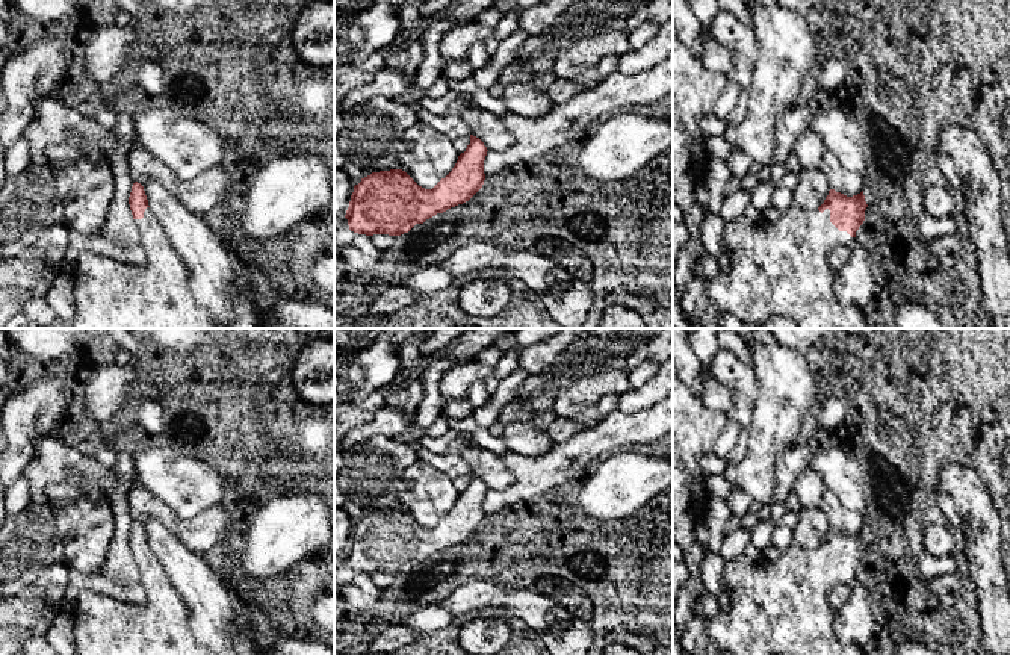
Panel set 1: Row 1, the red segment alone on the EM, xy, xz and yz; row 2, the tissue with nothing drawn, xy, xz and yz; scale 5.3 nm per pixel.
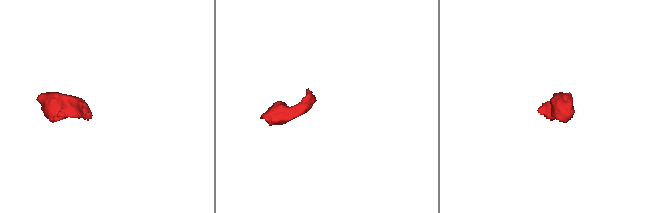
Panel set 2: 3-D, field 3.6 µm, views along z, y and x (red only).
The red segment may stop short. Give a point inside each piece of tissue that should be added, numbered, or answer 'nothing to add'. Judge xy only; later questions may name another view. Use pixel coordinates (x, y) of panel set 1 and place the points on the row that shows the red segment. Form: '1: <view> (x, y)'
1: xy (108, 292)

